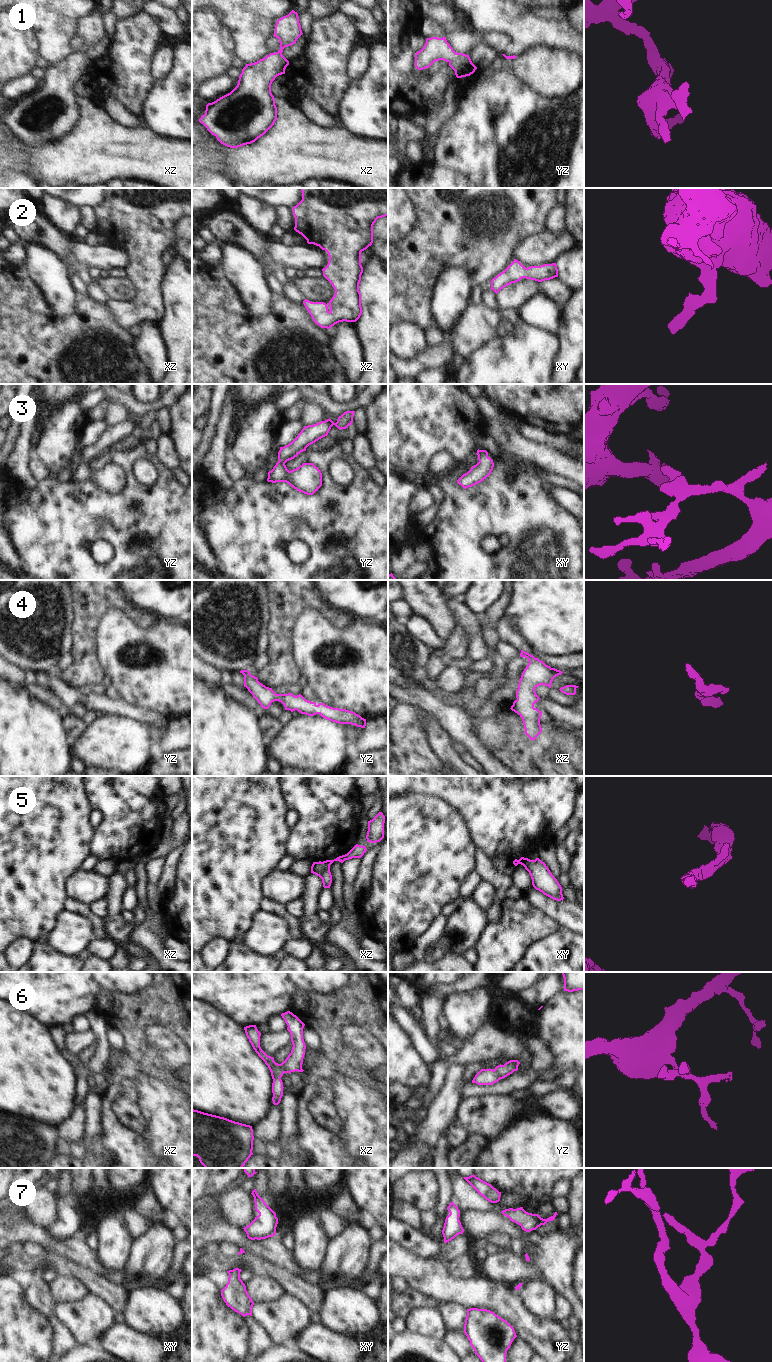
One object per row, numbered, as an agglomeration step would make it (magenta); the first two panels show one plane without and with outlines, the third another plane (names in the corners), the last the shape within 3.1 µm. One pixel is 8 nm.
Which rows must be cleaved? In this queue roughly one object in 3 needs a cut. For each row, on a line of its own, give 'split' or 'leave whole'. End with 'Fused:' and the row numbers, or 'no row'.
1: leave whole
2: leave whole
3: leave whole
4: leave whole
5: leave whole
6: leave whole
7: leave whole
Fused: no row

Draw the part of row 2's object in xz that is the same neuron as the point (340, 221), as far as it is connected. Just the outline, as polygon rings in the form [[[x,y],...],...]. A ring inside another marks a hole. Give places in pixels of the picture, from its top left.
[[[301,188],[302,200],[294,206],[294,230],[301,234],[308,244],[319,246],[328,253],[329,261],[322,269],[323,276],[332,284],[335,294],[328,304],[311,302],[307,299],[303,304],[315,324],[330,329],[339,322],[356,322],[361,314],[361,293],[359,283],[363,273],[361,252],[373,243],[373,225],[378,218],[388,216],[388,188]]]

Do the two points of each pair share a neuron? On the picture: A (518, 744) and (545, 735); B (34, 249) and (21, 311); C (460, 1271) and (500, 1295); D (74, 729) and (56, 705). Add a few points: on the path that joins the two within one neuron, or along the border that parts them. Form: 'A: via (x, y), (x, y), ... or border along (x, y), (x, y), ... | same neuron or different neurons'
A: via (525, 744), (536, 744), (538, 742) | same neuron
B: border along (24, 266), (44, 291) | different neurons
C: border along (447, 1271), (455, 1277), (470, 1278), (475, 1275) | different neurons
D: border along (61, 715), (68, 711), (73, 711), (81, 718) | different neurons

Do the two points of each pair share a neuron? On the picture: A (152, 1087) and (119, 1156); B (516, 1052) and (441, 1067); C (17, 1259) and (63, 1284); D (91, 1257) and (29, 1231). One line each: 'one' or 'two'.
A: one
B: one
C: two
D: one

